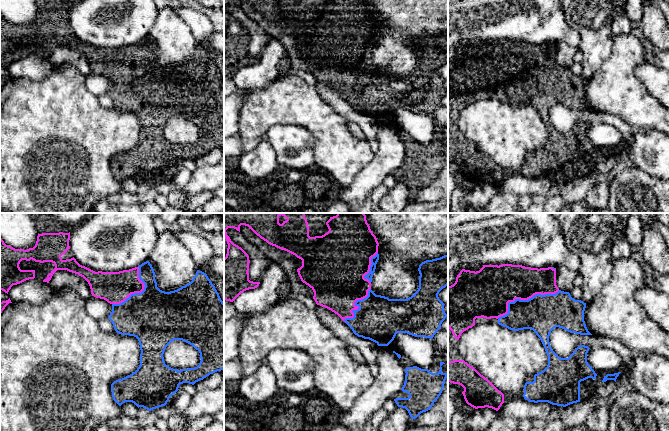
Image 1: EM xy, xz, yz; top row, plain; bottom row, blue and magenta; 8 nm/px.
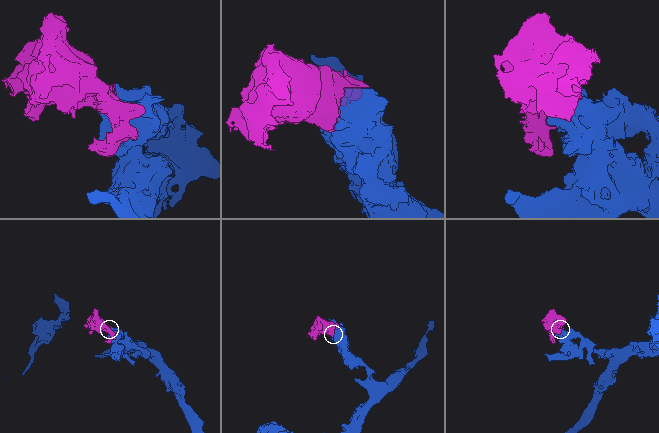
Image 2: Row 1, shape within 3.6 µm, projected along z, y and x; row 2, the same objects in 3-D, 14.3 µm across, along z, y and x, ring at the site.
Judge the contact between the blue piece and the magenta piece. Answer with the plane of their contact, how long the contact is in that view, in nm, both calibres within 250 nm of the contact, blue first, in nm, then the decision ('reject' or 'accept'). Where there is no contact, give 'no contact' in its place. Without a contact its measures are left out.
meets blue in yz; contact 550 nm long; 300 nm thick on the blue side, 320 nm on the other; accept

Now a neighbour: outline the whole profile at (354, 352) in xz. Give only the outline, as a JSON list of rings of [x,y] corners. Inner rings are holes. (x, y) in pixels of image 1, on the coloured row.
[[[348,346],[348,353],[352,357],[352,359],[358,363],[366,364],[366,361],[360,352],[360,350],[356,346]]]

